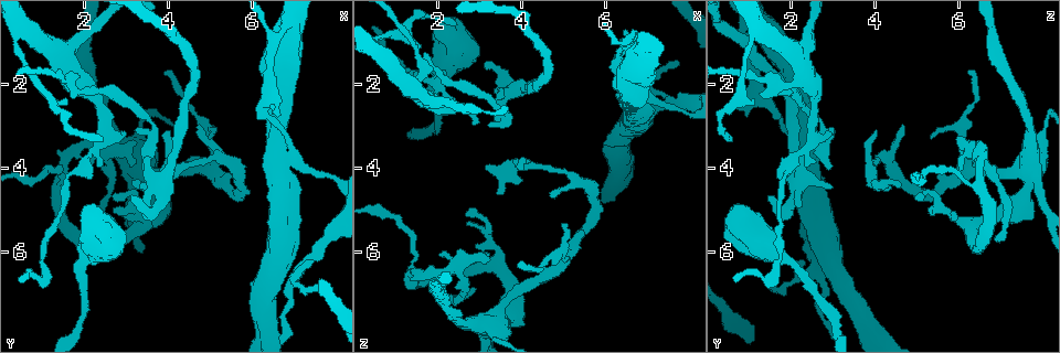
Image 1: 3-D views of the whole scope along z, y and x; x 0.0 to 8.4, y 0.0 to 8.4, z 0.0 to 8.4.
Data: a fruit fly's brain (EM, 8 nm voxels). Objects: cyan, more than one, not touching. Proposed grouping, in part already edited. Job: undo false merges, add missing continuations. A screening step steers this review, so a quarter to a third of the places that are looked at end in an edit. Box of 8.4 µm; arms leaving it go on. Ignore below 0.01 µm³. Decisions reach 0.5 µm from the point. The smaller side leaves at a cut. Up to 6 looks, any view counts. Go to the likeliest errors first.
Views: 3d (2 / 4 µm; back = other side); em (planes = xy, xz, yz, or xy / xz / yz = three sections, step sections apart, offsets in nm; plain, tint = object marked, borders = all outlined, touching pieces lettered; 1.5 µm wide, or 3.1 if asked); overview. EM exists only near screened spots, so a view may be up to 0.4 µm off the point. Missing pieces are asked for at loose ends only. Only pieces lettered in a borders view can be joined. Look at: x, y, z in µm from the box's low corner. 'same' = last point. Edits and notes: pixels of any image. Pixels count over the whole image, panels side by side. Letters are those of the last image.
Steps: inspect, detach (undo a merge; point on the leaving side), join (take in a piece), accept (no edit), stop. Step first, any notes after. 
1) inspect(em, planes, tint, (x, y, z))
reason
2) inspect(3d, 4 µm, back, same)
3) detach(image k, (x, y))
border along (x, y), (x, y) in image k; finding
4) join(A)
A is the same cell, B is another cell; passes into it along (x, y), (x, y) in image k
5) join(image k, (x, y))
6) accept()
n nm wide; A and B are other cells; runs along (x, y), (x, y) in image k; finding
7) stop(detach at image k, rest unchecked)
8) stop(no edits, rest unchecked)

inspect(em, xz, step 4, borders, (6.50, 2.50, 0.70))
free end

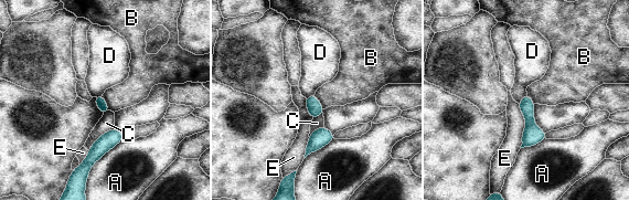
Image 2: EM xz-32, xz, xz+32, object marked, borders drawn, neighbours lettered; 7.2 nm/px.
accept()
A, B, C, D and E are other cells; border along (102, 95), (109, 109) in image 2; no lettered piece goes on from it

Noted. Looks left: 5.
inspect(em, planes, tint, (2.15, 4.85, 0.70))
stops while still wide

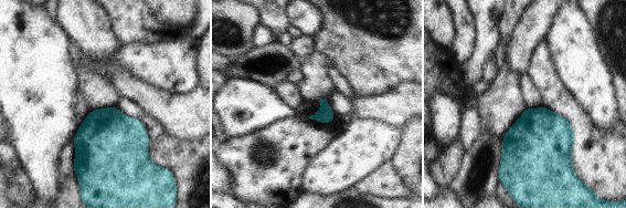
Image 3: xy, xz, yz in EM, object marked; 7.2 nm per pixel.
inspect(em, planes, borders, same)
see the neighbours

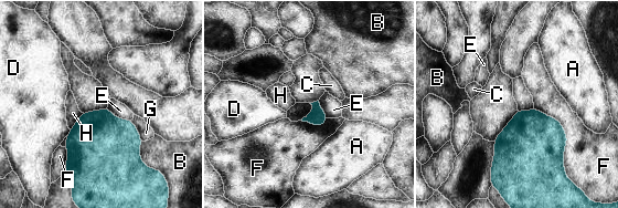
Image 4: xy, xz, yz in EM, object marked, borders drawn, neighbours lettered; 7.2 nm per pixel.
accept()
F touches over 500 nm; A, B, C, D, E, F, G and H are other cells; border along (107, 107), (117, 117), (130, 122) in image 4; none of them fits

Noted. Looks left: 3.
inspect(em, planes, borders, (3.30, 3.85, 6.00))
an open end

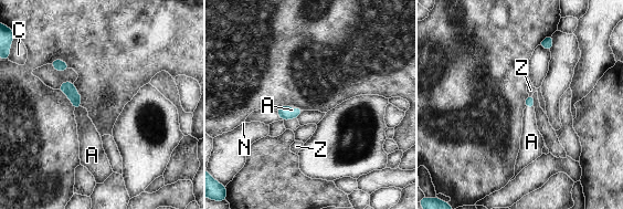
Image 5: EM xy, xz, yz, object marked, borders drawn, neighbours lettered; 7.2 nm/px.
join(A)
A is the same cell, C, N and Z are other cells; passes into it along (529, 102), (529, 107), (531, 142) in image 5; the neuron continues

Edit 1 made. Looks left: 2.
stop(join at image 5, rest unchecked)

